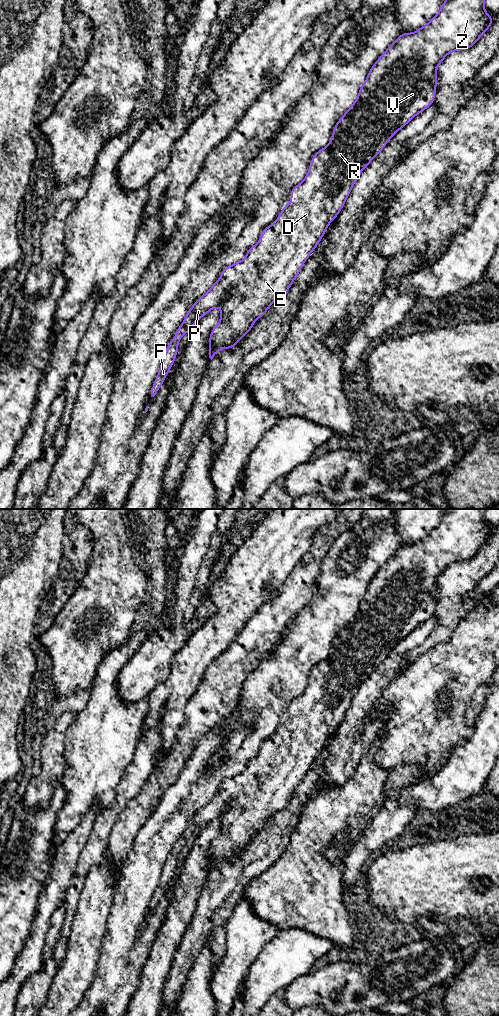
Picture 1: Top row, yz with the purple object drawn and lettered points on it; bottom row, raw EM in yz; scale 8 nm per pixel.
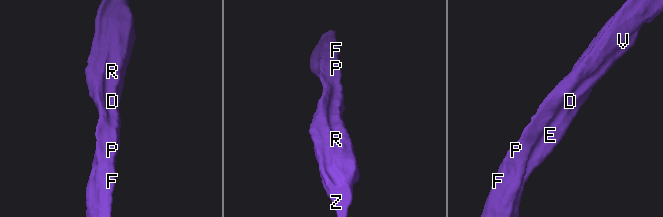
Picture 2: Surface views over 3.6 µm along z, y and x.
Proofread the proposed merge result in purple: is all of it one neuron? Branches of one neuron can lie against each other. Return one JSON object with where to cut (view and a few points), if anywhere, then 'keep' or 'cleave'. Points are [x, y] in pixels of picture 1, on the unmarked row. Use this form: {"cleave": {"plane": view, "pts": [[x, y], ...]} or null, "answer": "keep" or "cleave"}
{"cleave": null, "answer": "keep"}

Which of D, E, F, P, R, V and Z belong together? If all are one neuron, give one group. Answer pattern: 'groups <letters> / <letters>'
groups D E F P R V Z

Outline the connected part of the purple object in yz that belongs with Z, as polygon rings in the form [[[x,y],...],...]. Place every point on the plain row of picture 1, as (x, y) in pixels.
[[[447,509],[440,523],[427,536],[413,545],[400,546],[379,569],[369,582],[355,614],[334,638],[329,656],[313,667],[305,691],[291,701],[289,716],[284,718],[276,733],[262,743],[259,754],[248,760],[244,771],[225,779],[220,790],[188,822],[185,831],[165,862],[159,885],[151,900],[151,909],[157,906],[173,878],[178,865],[178,855],[182,848],[194,840],[197,832],[200,833],[213,820],[220,819],[220,834],[213,839],[209,849],[209,870],[212,872],[221,861],[232,861],[244,847],[249,845],[255,833],[268,823],[271,816],[288,804],[305,773],[318,758],[327,739],[342,722],[362,682],[367,680],[370,674],[381,665],[395,645],[434,615],[438,593],[436,584],[439,576],[449,565],[469,561],[475,557],[495,533],[485,523],[485,510]]]

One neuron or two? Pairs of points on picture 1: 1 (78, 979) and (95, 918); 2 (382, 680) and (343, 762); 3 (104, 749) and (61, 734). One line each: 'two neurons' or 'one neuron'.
1: one neuron
2: one neuron
3: two neurons

